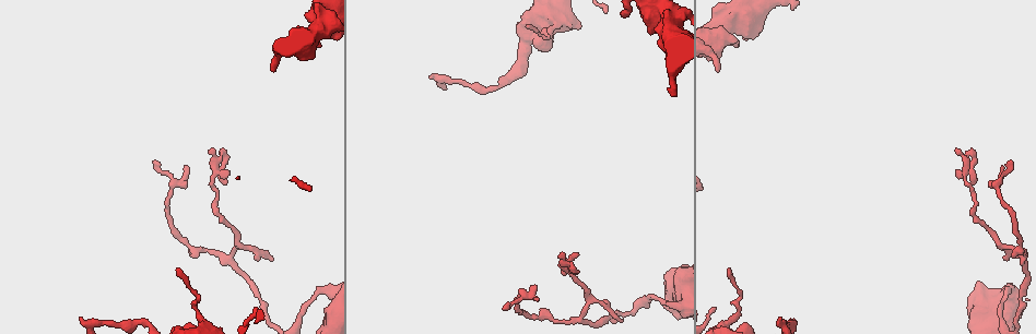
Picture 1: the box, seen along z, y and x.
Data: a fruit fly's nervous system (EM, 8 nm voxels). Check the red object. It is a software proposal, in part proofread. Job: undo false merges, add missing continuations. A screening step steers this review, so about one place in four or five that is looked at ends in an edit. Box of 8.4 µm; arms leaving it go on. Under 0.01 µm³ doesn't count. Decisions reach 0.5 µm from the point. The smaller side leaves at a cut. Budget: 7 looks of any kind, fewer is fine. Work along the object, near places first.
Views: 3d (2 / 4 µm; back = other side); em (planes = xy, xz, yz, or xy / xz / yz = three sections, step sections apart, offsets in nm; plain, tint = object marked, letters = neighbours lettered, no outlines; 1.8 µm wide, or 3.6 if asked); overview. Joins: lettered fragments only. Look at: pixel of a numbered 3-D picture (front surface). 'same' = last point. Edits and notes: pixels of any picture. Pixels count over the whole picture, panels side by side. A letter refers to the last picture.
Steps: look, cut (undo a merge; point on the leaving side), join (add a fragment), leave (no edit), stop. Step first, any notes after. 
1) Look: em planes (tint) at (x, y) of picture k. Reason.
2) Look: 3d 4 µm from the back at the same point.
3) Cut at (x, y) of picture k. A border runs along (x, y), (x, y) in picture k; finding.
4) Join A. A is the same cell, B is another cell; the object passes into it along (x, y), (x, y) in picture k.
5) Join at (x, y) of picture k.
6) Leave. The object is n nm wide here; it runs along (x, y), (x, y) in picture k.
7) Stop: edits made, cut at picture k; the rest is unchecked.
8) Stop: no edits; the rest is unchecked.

Look: 3d 4 µm at (272, 71) of picture 1. An open end.

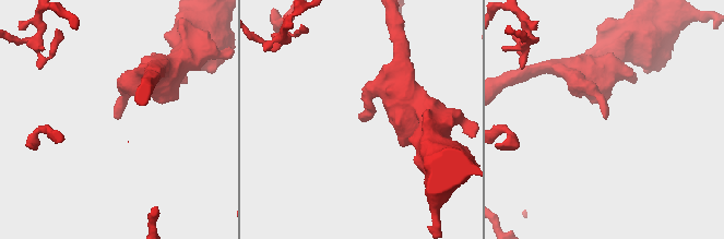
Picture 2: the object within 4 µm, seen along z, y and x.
Look: em xz step 8 (letters) at (606, 119) of picture 2. Need the tissue.

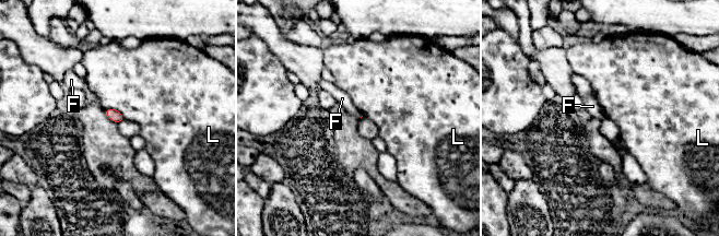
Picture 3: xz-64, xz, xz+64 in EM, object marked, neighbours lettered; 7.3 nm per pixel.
Look: em planes (letters) at the same point.

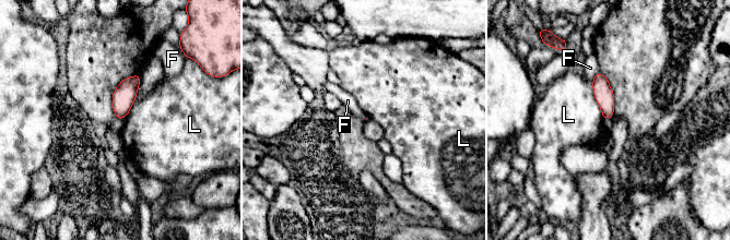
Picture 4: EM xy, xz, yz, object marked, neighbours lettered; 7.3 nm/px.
Leave. F and L are other cells; a border runs along (598, 71), (591, 82) in picture 4; none of them fits.

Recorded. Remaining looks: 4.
Look: 3d 2 µm from the back at (577, 318) of picture 1. Abrupt turn.

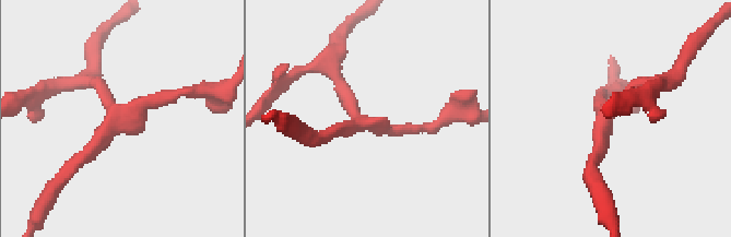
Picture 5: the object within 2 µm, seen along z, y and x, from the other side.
Look: em planes (letters) at (600, 118) of picture 5. 3 arms meet here.

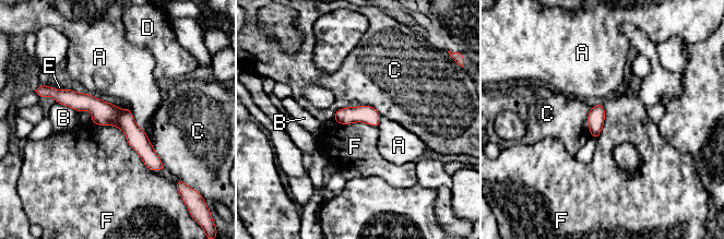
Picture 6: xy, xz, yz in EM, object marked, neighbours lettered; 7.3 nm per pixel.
Leave. The object is 120 nm wide here; the longest contact is with F, 550 nm; A, B, C, D, E and F are other cells; all the same neuron.

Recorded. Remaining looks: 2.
Look: em planes (letters) at (214, 180) of picture 1. Sharp bend.

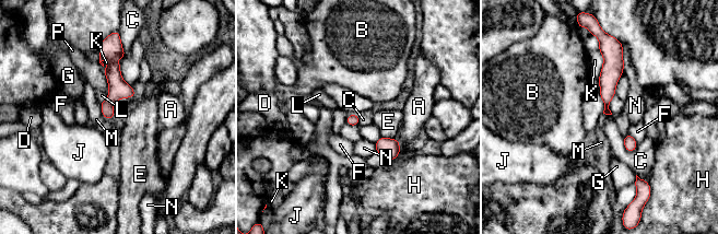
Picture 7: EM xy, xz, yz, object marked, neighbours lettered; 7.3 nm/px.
Leave. The longest contact is with K, 220 nm; A, B, C, D, E, F, G, H, J, K, L, M, N and P are other cells; continuous, no second neuron.

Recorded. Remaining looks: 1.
Stop: no edits; the rest is unchecked.

